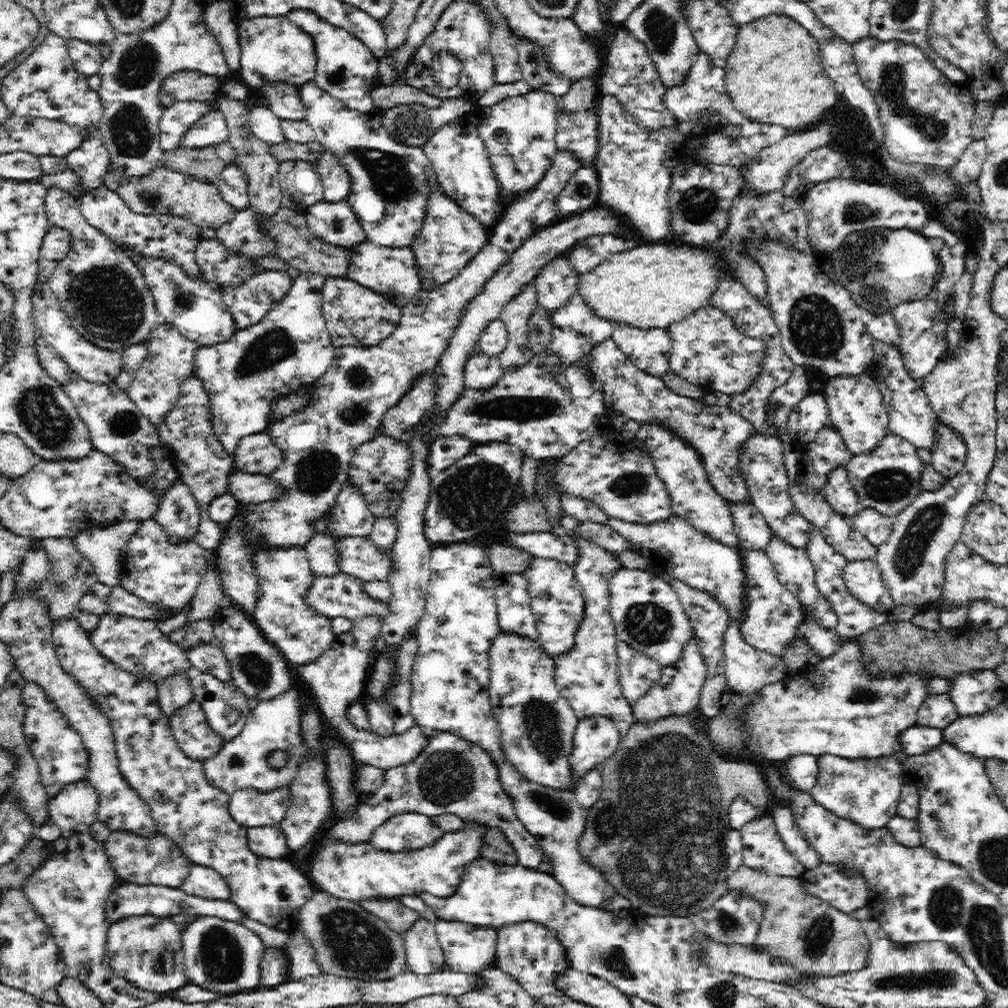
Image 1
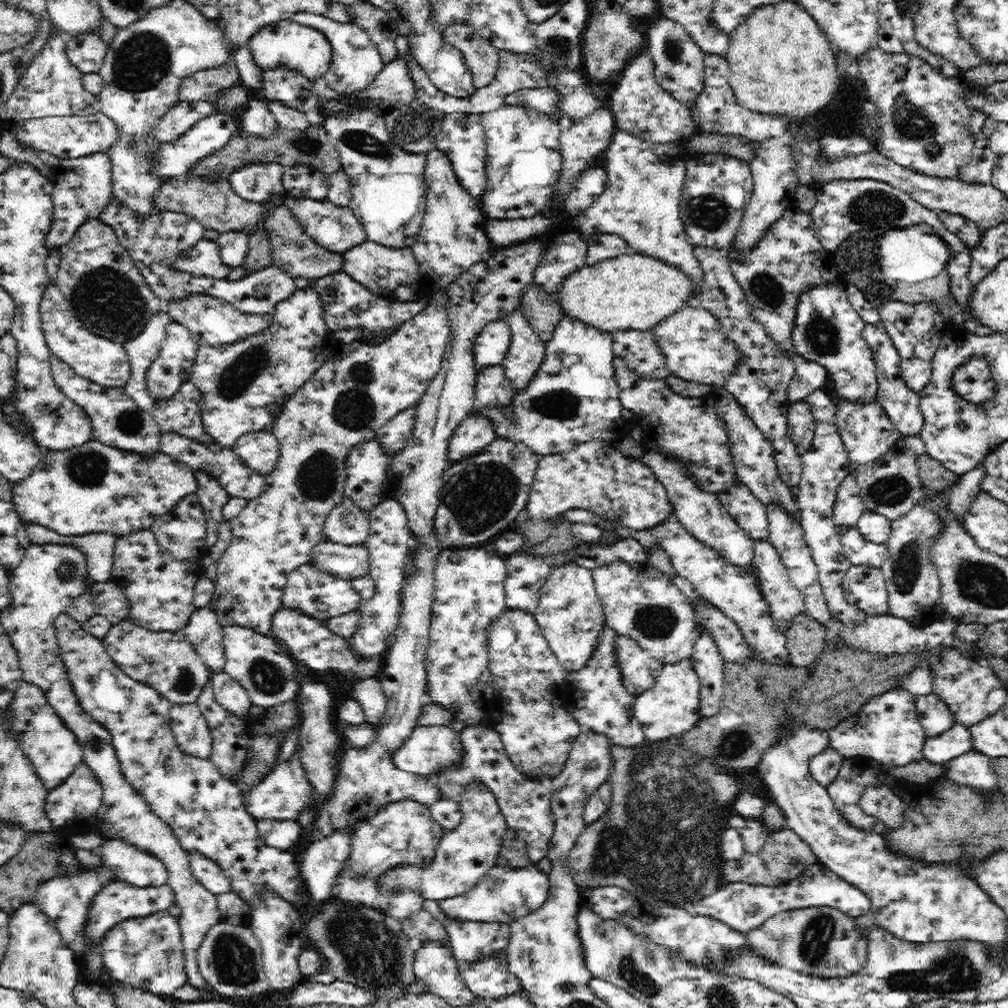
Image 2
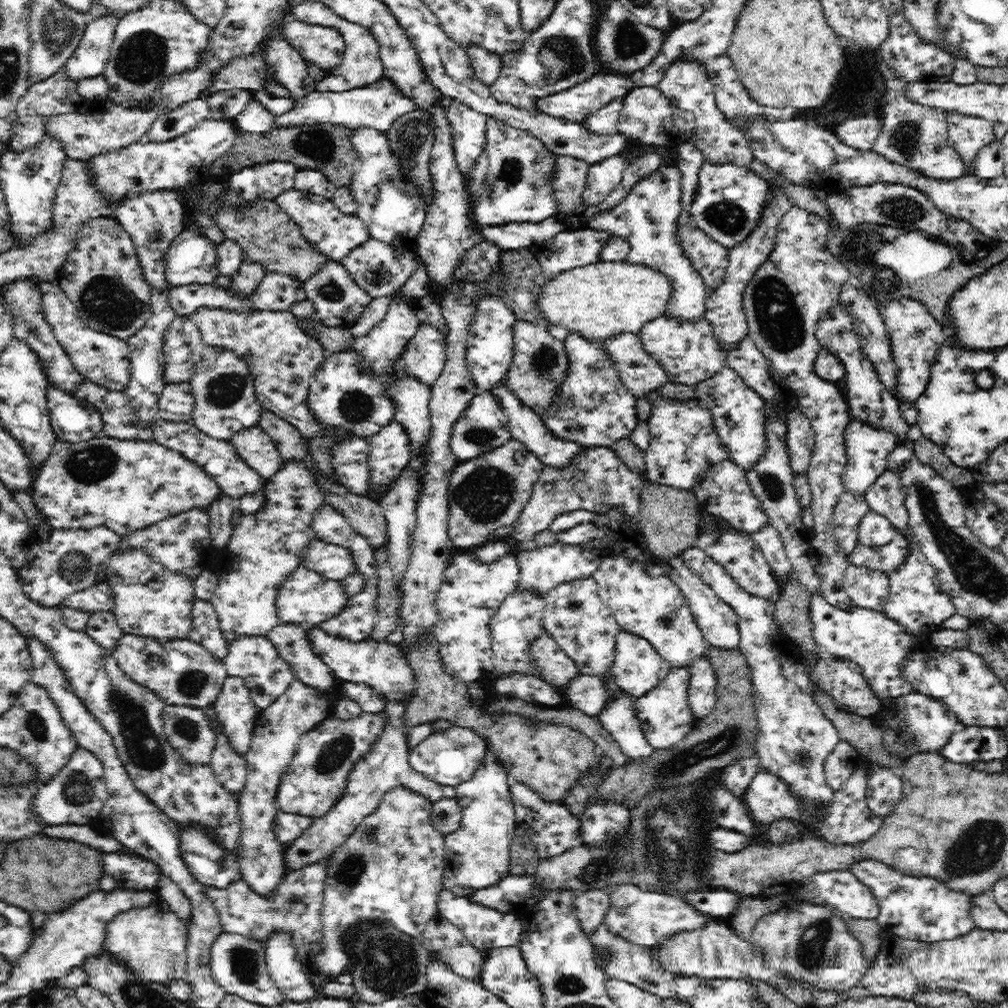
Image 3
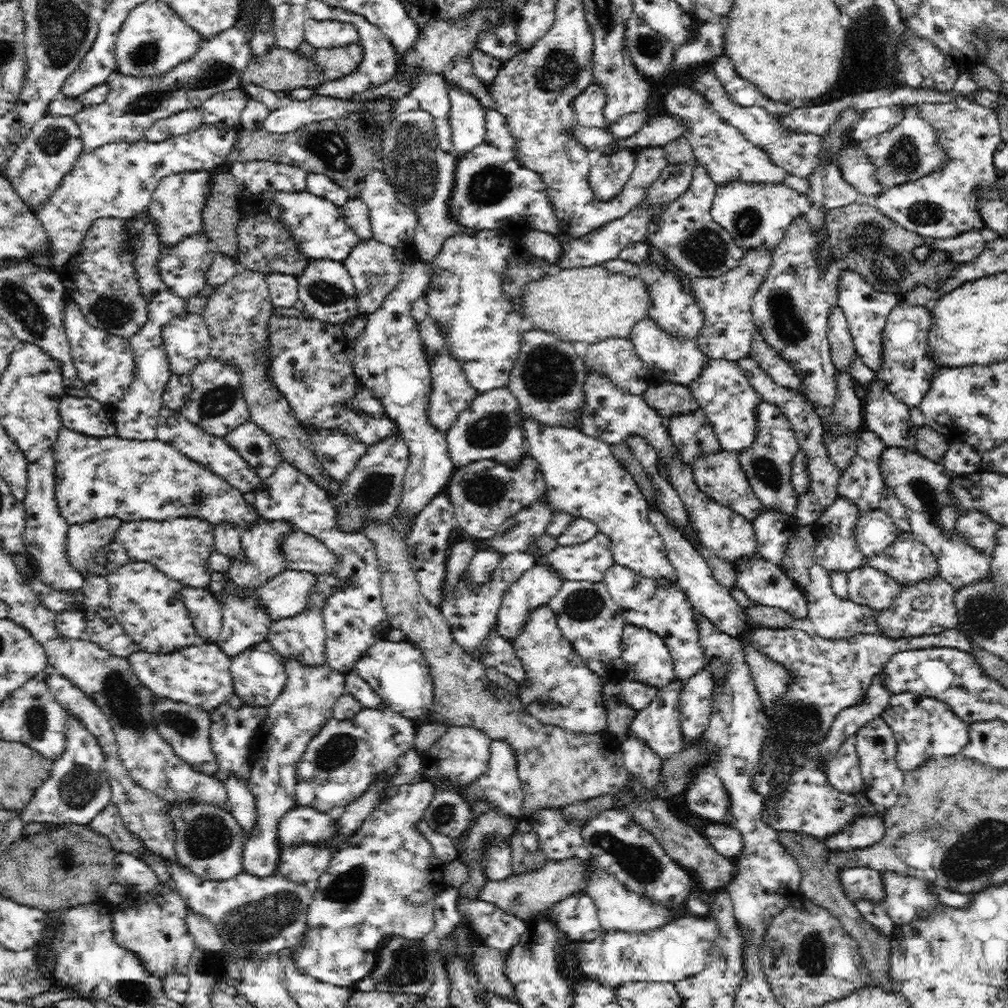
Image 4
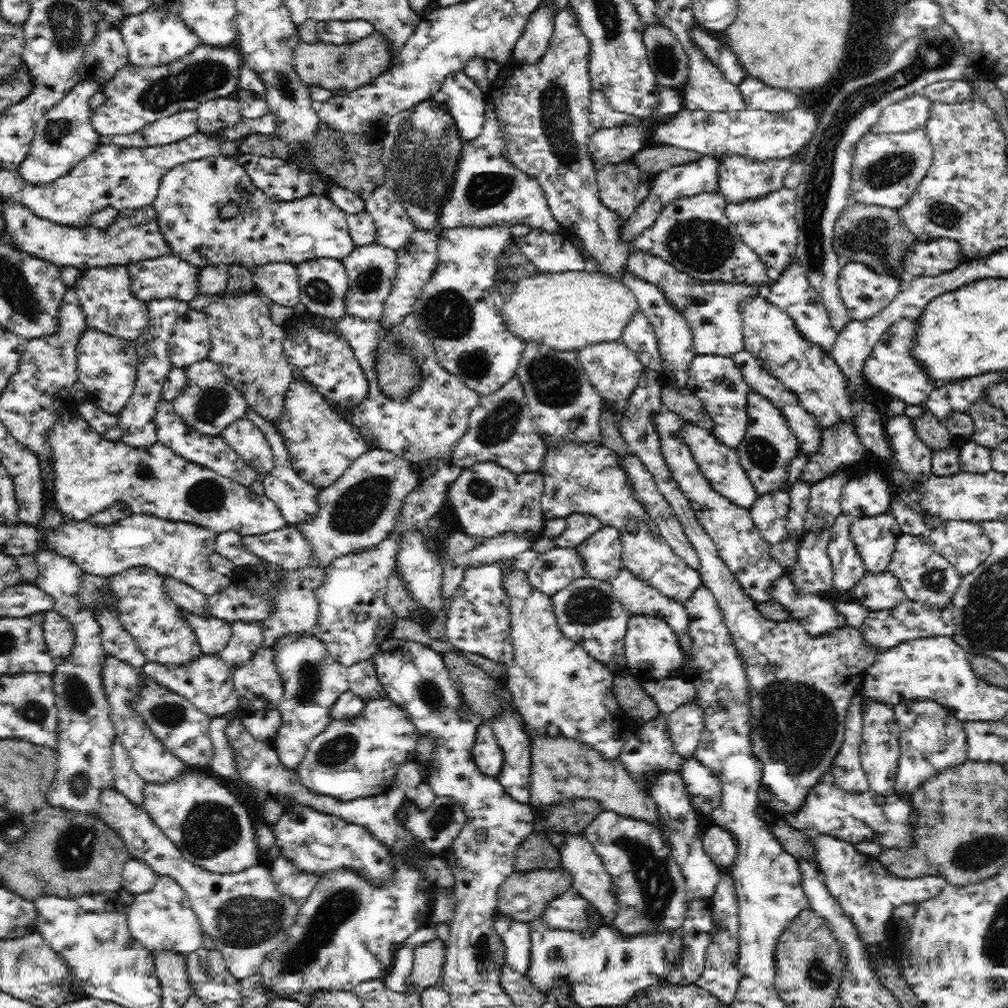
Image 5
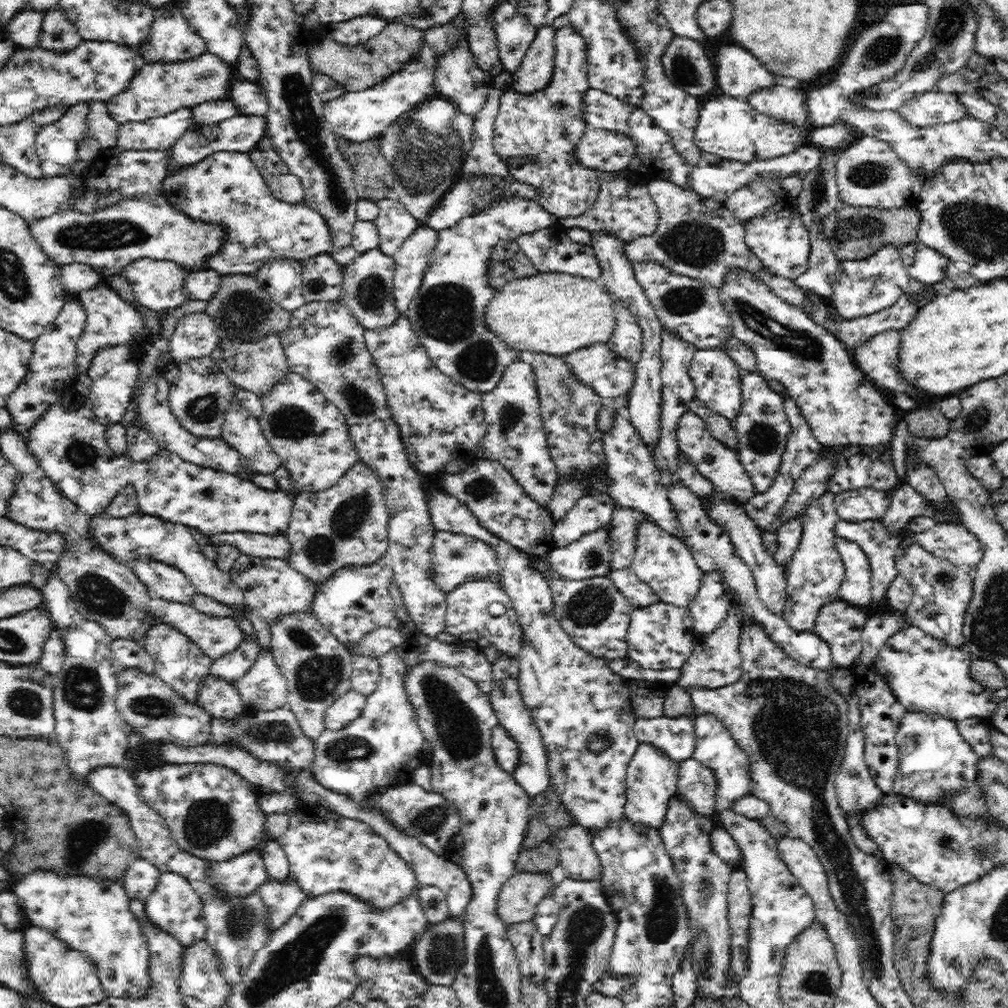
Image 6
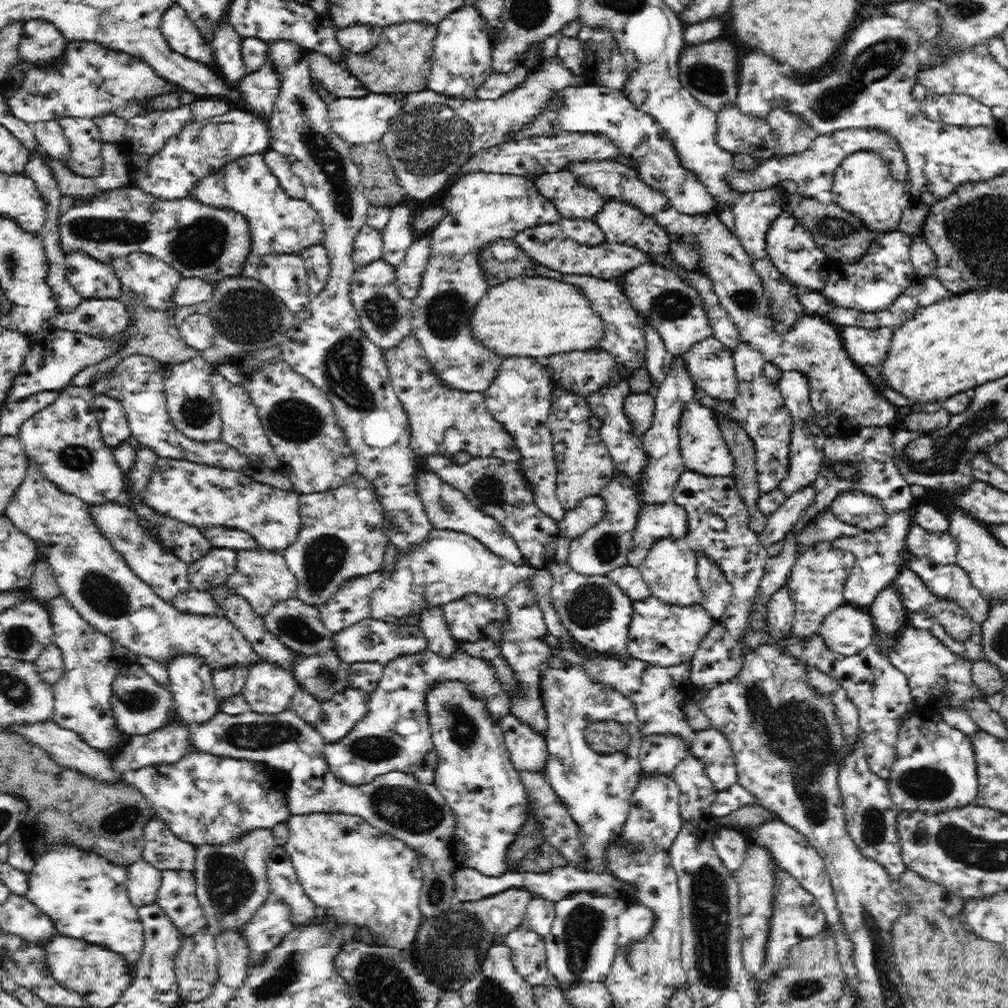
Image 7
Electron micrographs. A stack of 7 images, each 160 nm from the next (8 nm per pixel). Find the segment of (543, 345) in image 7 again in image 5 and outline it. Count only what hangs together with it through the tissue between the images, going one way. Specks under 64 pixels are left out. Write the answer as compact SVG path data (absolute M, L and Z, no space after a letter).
M568 270L519 280L512 294L504 297L500 315L508 332L526 344L580 351L590 344L618 341L637 312L636 297L622 281L594 271Z

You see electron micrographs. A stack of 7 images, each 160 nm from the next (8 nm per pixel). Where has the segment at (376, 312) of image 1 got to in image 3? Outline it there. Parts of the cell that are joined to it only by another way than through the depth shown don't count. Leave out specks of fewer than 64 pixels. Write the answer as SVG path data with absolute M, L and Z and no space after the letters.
M329 260L323 263L318 271L299 284L303 287L307 299L314 305L322 326L350 329L373 299L354 282L350 273L338 261Z

